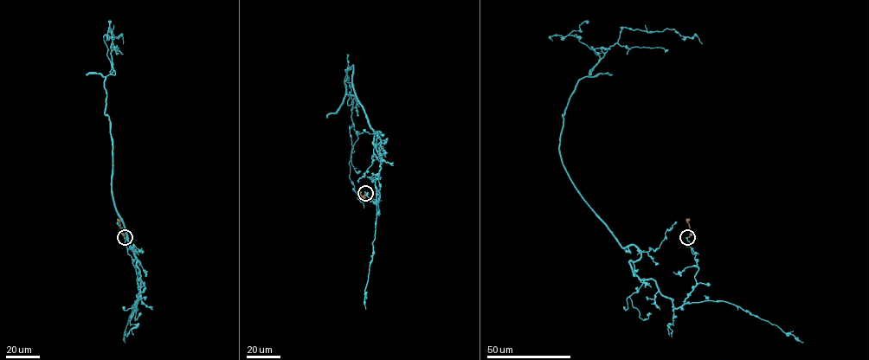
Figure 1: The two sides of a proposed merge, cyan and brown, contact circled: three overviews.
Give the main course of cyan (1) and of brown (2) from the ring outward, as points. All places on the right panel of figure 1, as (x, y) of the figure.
1: (687, 237), (696, 286), (675, 308), (574, 185), (559, 138), (576, 84), (623, 27), (702, 44)
2: (687, 237), (691, 232), (687, 221), (689, 218)

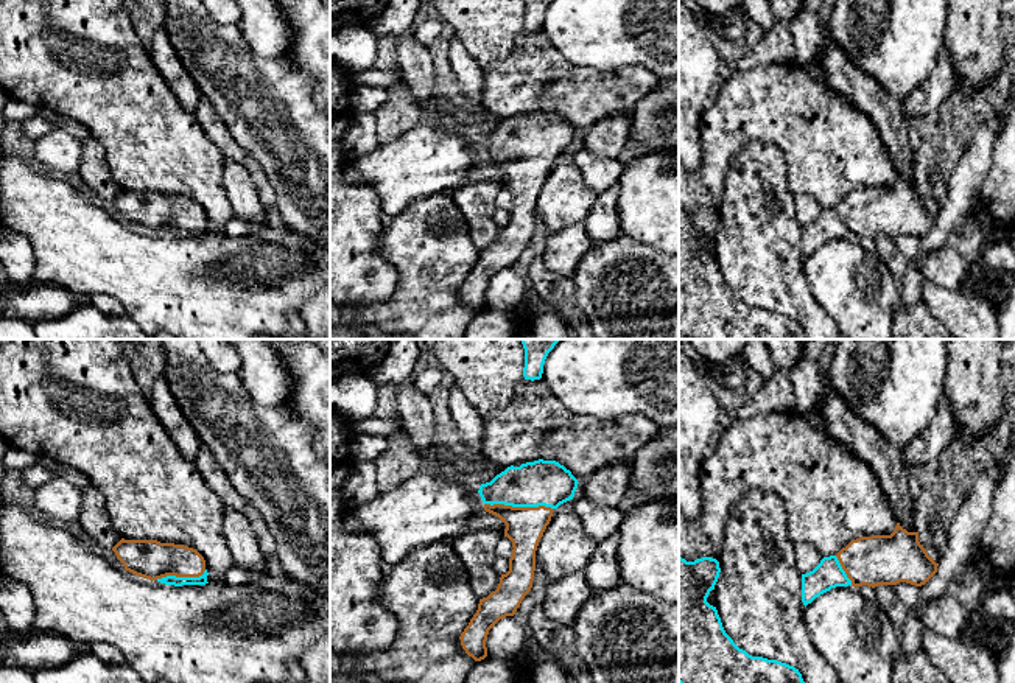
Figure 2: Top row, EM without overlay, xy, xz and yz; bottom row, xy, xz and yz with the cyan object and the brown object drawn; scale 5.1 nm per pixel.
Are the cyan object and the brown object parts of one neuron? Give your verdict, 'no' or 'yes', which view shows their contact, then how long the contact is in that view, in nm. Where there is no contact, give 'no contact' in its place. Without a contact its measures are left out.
yes; meets cyan in xz; contact 360 nm long

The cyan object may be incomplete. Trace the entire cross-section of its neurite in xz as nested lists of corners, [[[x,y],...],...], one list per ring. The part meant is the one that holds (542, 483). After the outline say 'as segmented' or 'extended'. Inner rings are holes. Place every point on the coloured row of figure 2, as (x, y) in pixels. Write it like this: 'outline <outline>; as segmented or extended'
outline [[[534,461],[508,467],[490,482],[479,485],[484,510],[504,524],[504,537],[512,541],[509,571],[501,574],[495,591],[479,599],[478,610],[461,633],[461,646],[469,657],[487,657],[489,630],[503,618],[514,616],[532,588],[536,551],[551,521],[553,512],[573,499],[578,479],[556,461]]]; extended

